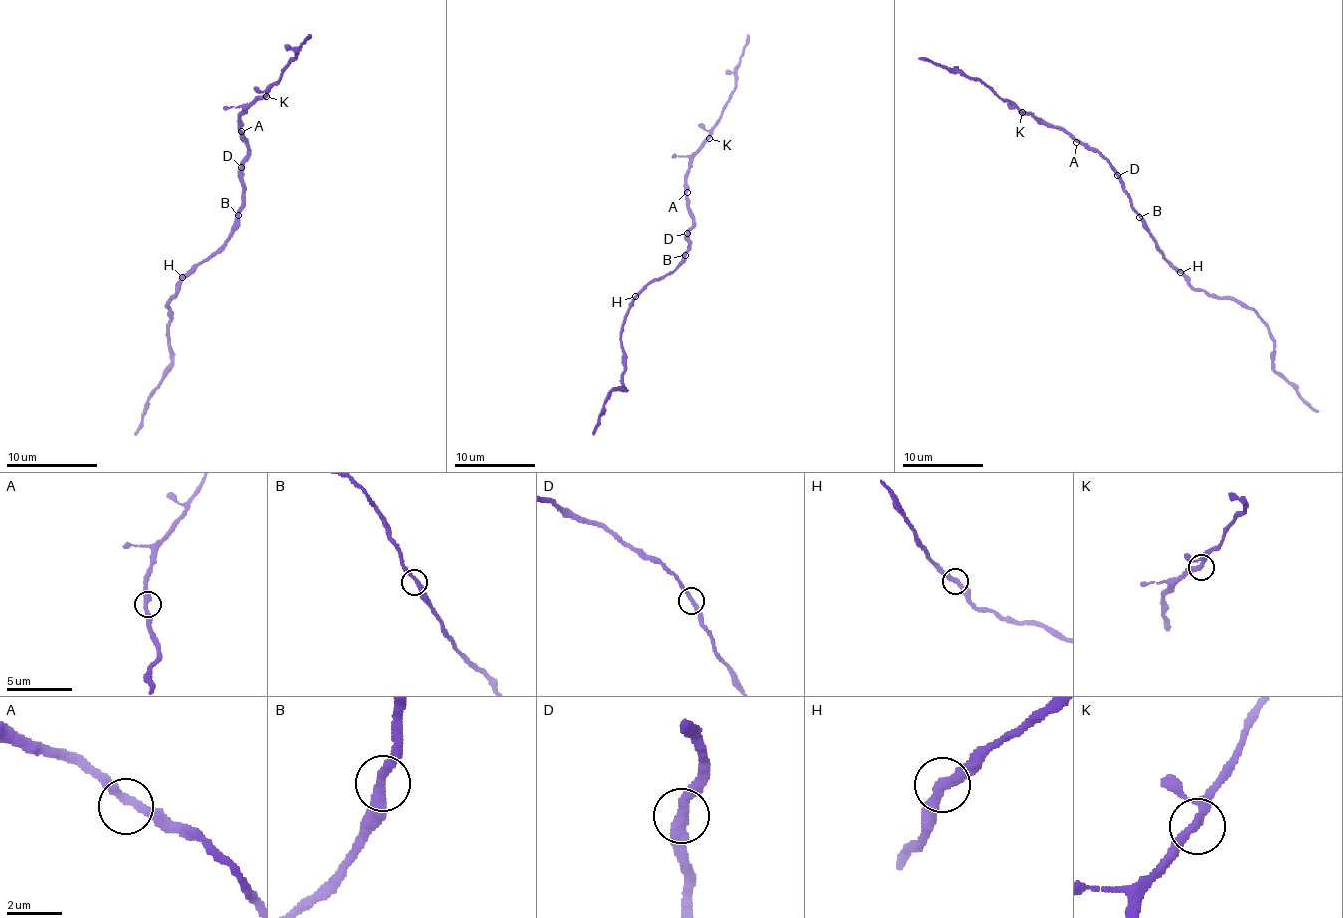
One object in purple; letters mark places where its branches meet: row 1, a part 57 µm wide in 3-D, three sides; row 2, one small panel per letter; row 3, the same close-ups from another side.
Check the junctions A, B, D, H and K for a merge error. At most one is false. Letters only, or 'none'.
H

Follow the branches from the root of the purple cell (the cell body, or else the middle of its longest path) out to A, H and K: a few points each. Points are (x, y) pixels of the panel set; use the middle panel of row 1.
A: (683, 259), (689, 245), (689, 228), (693, 224), (687, 192)
H: (683, 259), (673, 271), (648, 283), (634, 297)
K: (683, 259), (689, 245), (689, 228), (693, 224), (687, 198), (689, 166), (709, 138)

